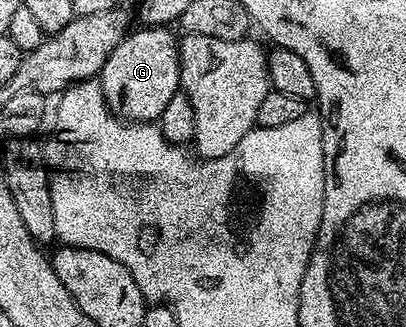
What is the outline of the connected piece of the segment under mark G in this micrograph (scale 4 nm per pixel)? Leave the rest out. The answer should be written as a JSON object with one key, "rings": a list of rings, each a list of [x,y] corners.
{"rings":[[[142,26],[131,31],[108,54],[104,62],[102,71],[98,73],[96,79],[98,85],[102,87],[102,97],[106,99],[106,106],[115,116],[135,124],[144,124],[157,121],[160,114],[164,114],[164,106],[168,106],[168,101],[180,91],[182,82],[182,62],[178,58],[179,37],[170,33],[171,29],[166,26]]]}

